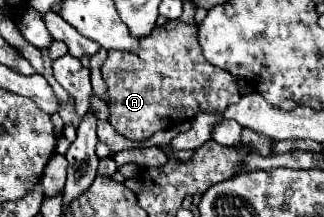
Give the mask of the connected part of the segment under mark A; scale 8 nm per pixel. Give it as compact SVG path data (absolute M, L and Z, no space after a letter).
M167 21L163 27L155 27L151 35L141 39L139 53L129 51L109 51L101 75L107 85L109 95L109 123L125 135L129 141L143 143L151 139L157 131L175 127L181 121L193 119L199 111L225 111L229 103L237 103L241 93L237 89L237 81L229 71L217 69L215 65L203 59L203 49L197 41L197 25L187 25L183 21Z

